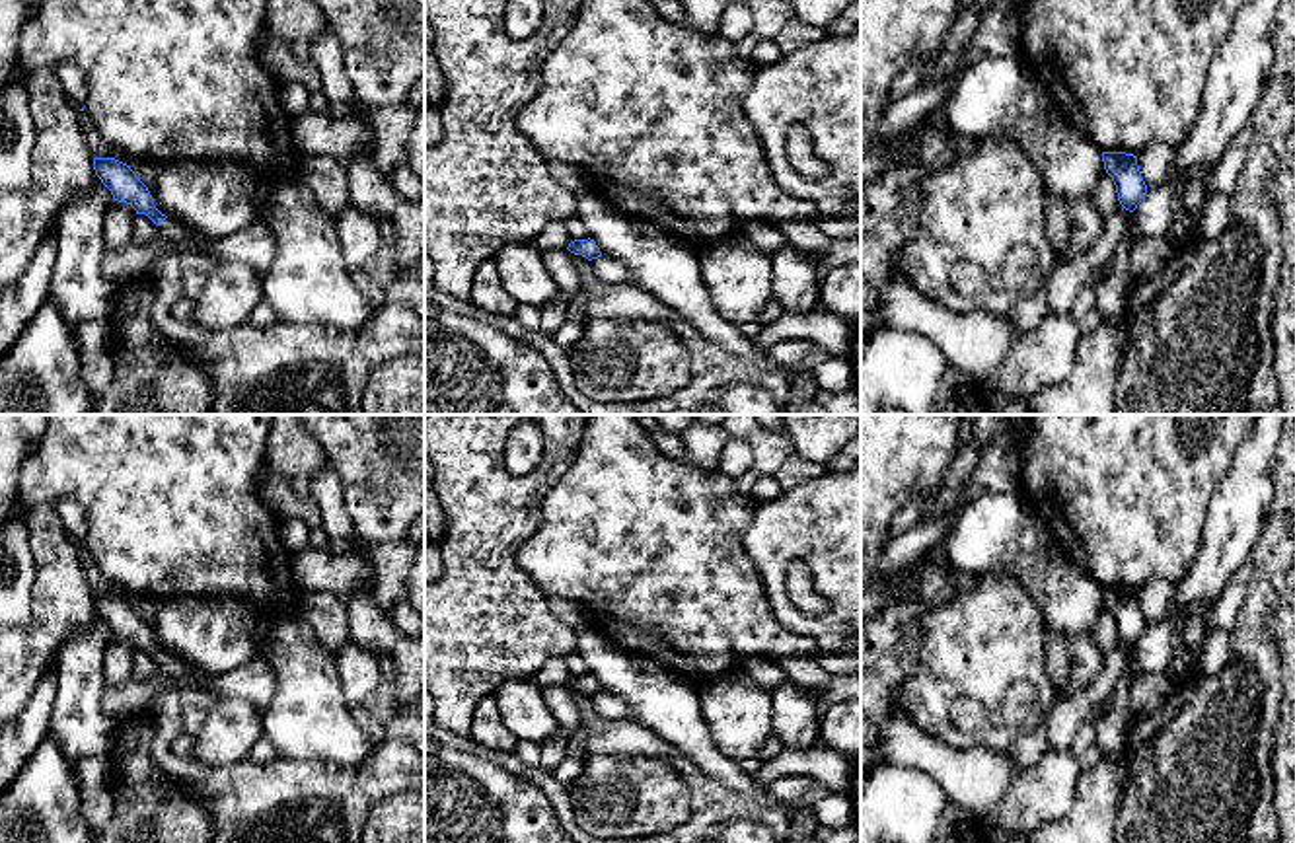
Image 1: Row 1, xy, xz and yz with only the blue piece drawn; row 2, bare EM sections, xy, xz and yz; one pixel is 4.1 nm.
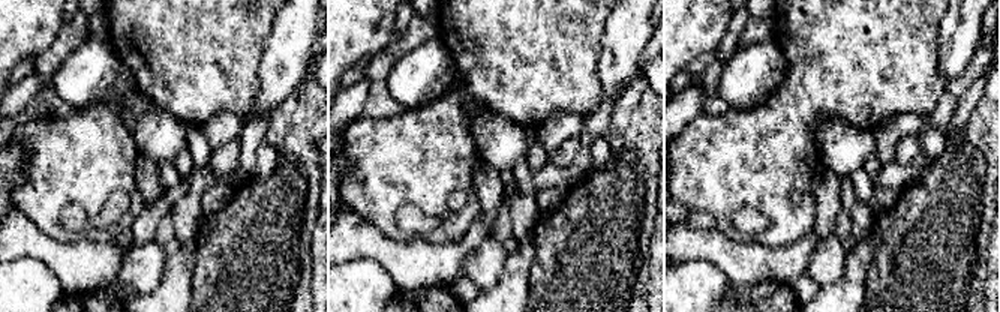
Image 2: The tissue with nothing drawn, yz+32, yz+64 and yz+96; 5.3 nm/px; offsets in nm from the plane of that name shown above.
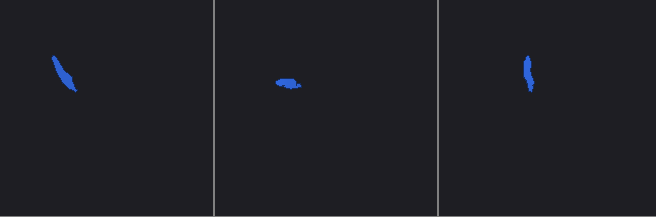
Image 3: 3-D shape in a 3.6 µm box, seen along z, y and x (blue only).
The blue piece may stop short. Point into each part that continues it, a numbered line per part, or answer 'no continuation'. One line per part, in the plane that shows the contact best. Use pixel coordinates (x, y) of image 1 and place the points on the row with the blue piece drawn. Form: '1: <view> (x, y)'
1: xy (168, 228)

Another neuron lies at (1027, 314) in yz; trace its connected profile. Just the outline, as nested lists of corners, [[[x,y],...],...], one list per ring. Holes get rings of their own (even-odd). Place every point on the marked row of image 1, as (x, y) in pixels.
[[[1046,284],[1036,290],[1032,296],[1018,300],[1009,312],[1007,317],[1013,323],[1013,329],[1020,335],[1036,329],[1044,317],[1050,313]]]

